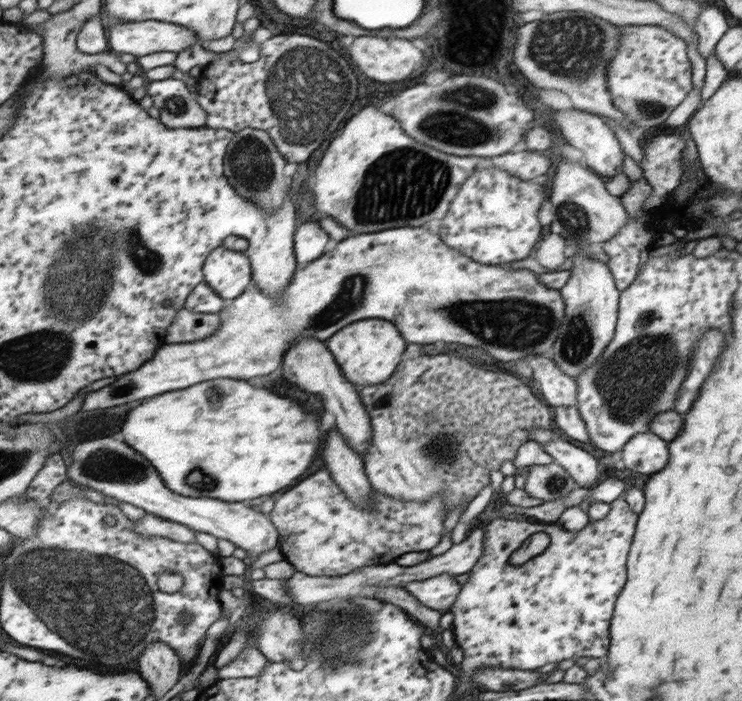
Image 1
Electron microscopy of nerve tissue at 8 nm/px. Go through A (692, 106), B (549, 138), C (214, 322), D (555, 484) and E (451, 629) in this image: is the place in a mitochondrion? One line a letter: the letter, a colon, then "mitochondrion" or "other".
A: other
B: other
C: other
D: mitochondrion
E: other

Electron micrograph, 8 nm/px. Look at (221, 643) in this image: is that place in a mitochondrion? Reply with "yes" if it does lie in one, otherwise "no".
no

